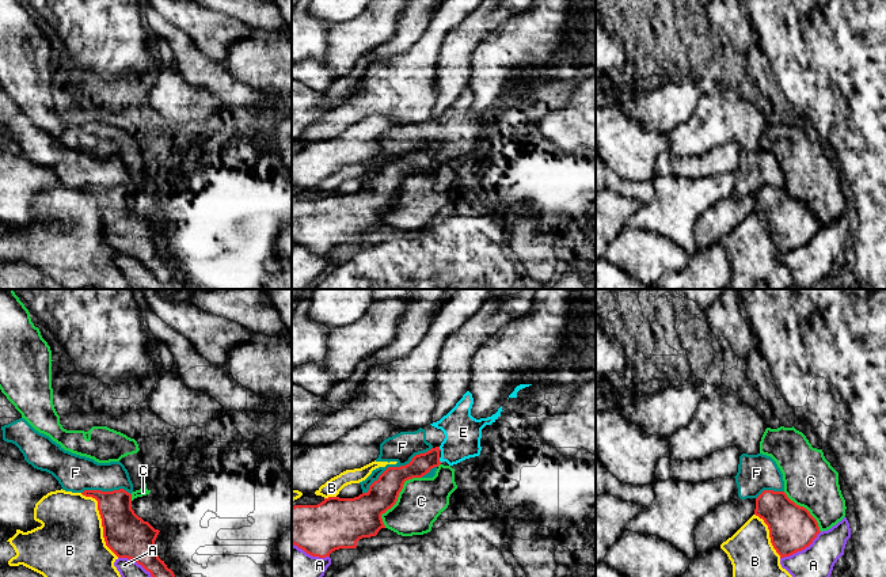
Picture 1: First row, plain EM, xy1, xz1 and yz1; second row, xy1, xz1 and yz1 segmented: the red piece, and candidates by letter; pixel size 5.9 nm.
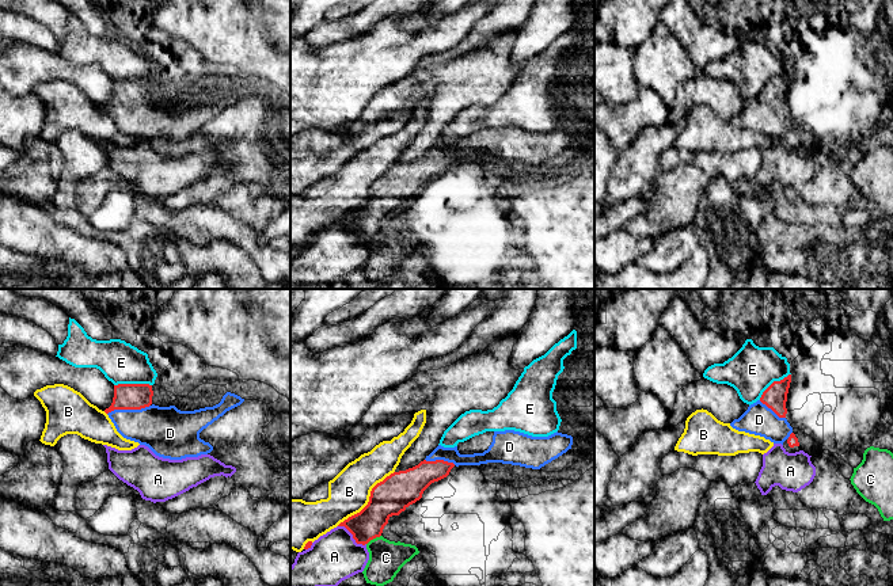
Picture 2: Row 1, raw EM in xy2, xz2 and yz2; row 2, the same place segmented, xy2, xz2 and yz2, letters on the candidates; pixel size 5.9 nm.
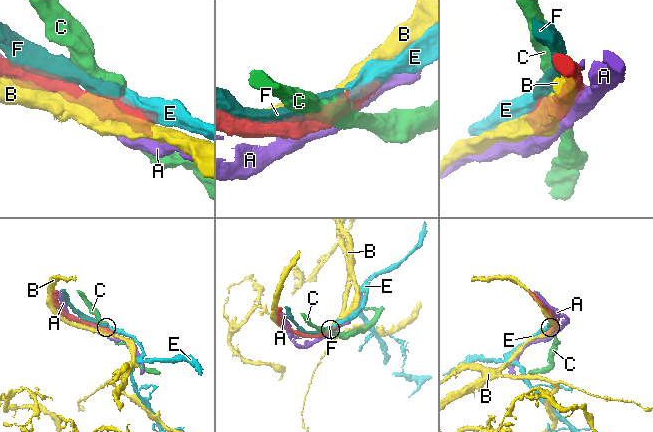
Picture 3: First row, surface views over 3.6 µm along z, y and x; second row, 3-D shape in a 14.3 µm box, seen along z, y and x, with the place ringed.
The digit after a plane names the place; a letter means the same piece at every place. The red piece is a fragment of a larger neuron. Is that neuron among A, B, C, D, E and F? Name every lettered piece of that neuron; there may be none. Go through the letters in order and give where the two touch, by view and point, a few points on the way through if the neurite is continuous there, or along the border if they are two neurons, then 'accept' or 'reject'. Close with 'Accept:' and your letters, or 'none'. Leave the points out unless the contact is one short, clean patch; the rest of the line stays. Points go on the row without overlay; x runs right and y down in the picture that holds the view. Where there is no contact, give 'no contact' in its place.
A: yz1 (801, 246) | reject
B: xy1 (102, 217) | reject
C: xz1 (398, 192) | reject
D: xy2 (128, 105) | across xy2 (126, 92), (128, 105), (143, 120), (162, 125) | accept
E: xy2 (132, 80) | reject
F: xz1 (396, 163) | reject
Accept: D

